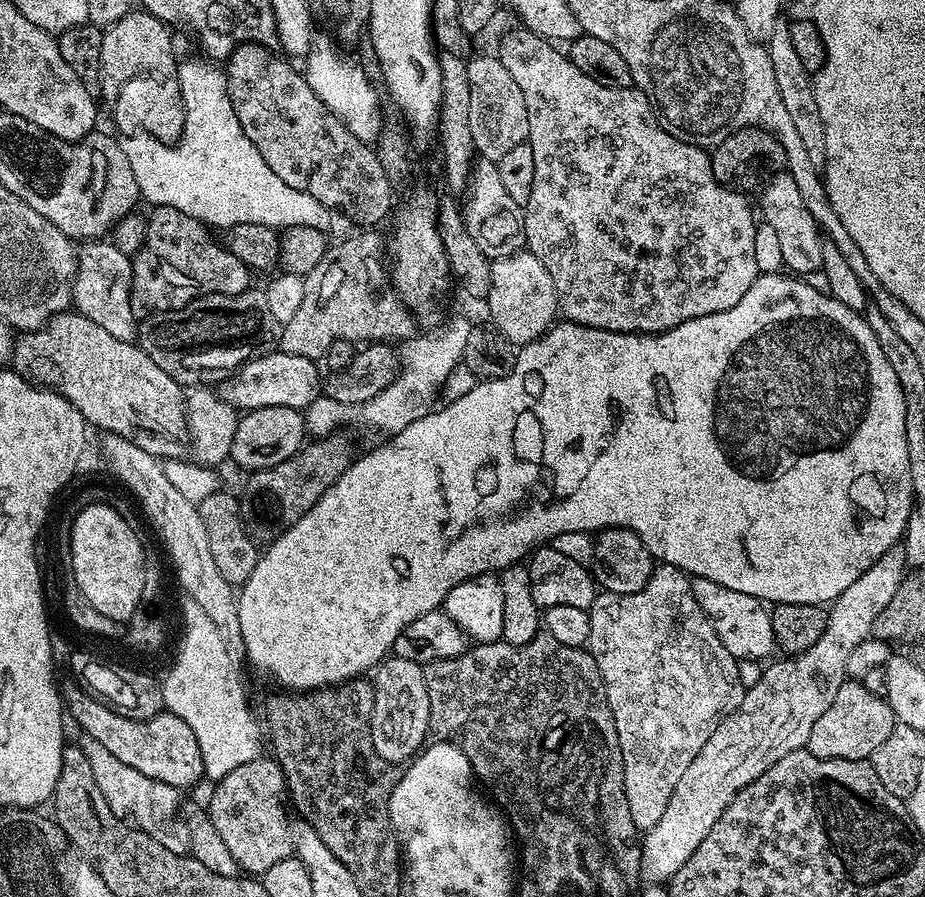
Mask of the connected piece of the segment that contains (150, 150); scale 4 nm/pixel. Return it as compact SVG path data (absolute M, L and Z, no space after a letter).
M184 60L180 64L179 61L175 69L176 81L180 83L180 102L184 110L184 131L175 146L143 134L129 135L132 137L123 141L122 147L130 162L130 170L134 170L134 178L140 183L141 197L145 201L148 199L152 206L174 206L190 214L195 220L204 221L205 225L213 229L228 230L237 224L265 224L277 230L294 226L331 229L333 213L329 208L310 194L286 186L263 161L262 155L243 133L242 126L235 117L234 107L227 93L225 73L211 63L203 63L195 64L192 60Z

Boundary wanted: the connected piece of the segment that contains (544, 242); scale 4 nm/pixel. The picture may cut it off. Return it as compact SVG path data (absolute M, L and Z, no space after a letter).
M516 26L513 32L508 32L501 38L498 55L502 66L506 66L506 70L510 70L511 76L514 77L514 82L518 82L518 87L522 90L522 98L526 98L526 114L528 115L528 138L526 143L534 150L534 190L530 190L530 198L522 206L524 209L524 234L522 240L526 245L527 251L533 252L538 258L538 262L542 262L542 266L546 266L546 270L550 270L550 278L554 278L554 290L556 291L556 302L559 311L567 319L573 320L575 324L585 324L591 328L601 328L611 332L655 334L668 332L671 328L678 327L682 322L690 322L694 318L702 318L706 314L718 314L722 310L730 310L730 306L738 303L742 298L742 294L746 294L746 290L750 290L750 286L762 272L759 262L756 261L756 224L752 221L752 212L748 209L747 198L742 193L735 192L735 187L717 182L712 173L711 155L705 149L694 146L690 142L682 142L664 129L663 123L658 119L651 102L639 88L635 86L617 88L614 84L599 84L594 78L582 74L582 70L578 70L578 66L571 64L567 55L561 49L559 52L555 46L557 47L555 43L549 42L544 37L539 36L538 33L530 32L523 26Z

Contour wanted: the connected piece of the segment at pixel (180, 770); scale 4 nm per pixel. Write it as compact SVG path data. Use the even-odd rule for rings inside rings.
M78 686L71 687L65 687L62 692L67 715L76 719L84 736L94 738L94 742L110 750L118 762L126 762L126 766L146 774L146 778L166 782L181 790L187 790L191 784L205 779L204 758L198 738L194 736L194 730L182 722L182 718L164 710L148 720L131 720L122 714L114 714L114 710L106 710L102 702L87 696Z

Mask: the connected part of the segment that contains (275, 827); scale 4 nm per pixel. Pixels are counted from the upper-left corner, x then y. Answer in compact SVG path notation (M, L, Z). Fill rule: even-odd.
M264 759L251 760L223 776L206 803L214 830L218 830L222 842L226 842L226 850L234 854L234 862L248 874L262 874L270 870L274 862L289 859L294 852L294 828L288 825L288 812L284 809L288 778L278 761Z

